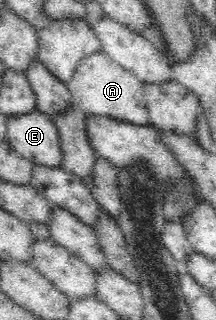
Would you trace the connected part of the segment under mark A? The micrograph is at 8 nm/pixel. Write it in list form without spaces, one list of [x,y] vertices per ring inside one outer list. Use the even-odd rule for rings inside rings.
[[[102,50],[84,57],[67,82],[72,103],[86,116],[105,116],[135,125],[148,125],[149,112],[145,104],[143,84],[130,71],[120,67]]]

